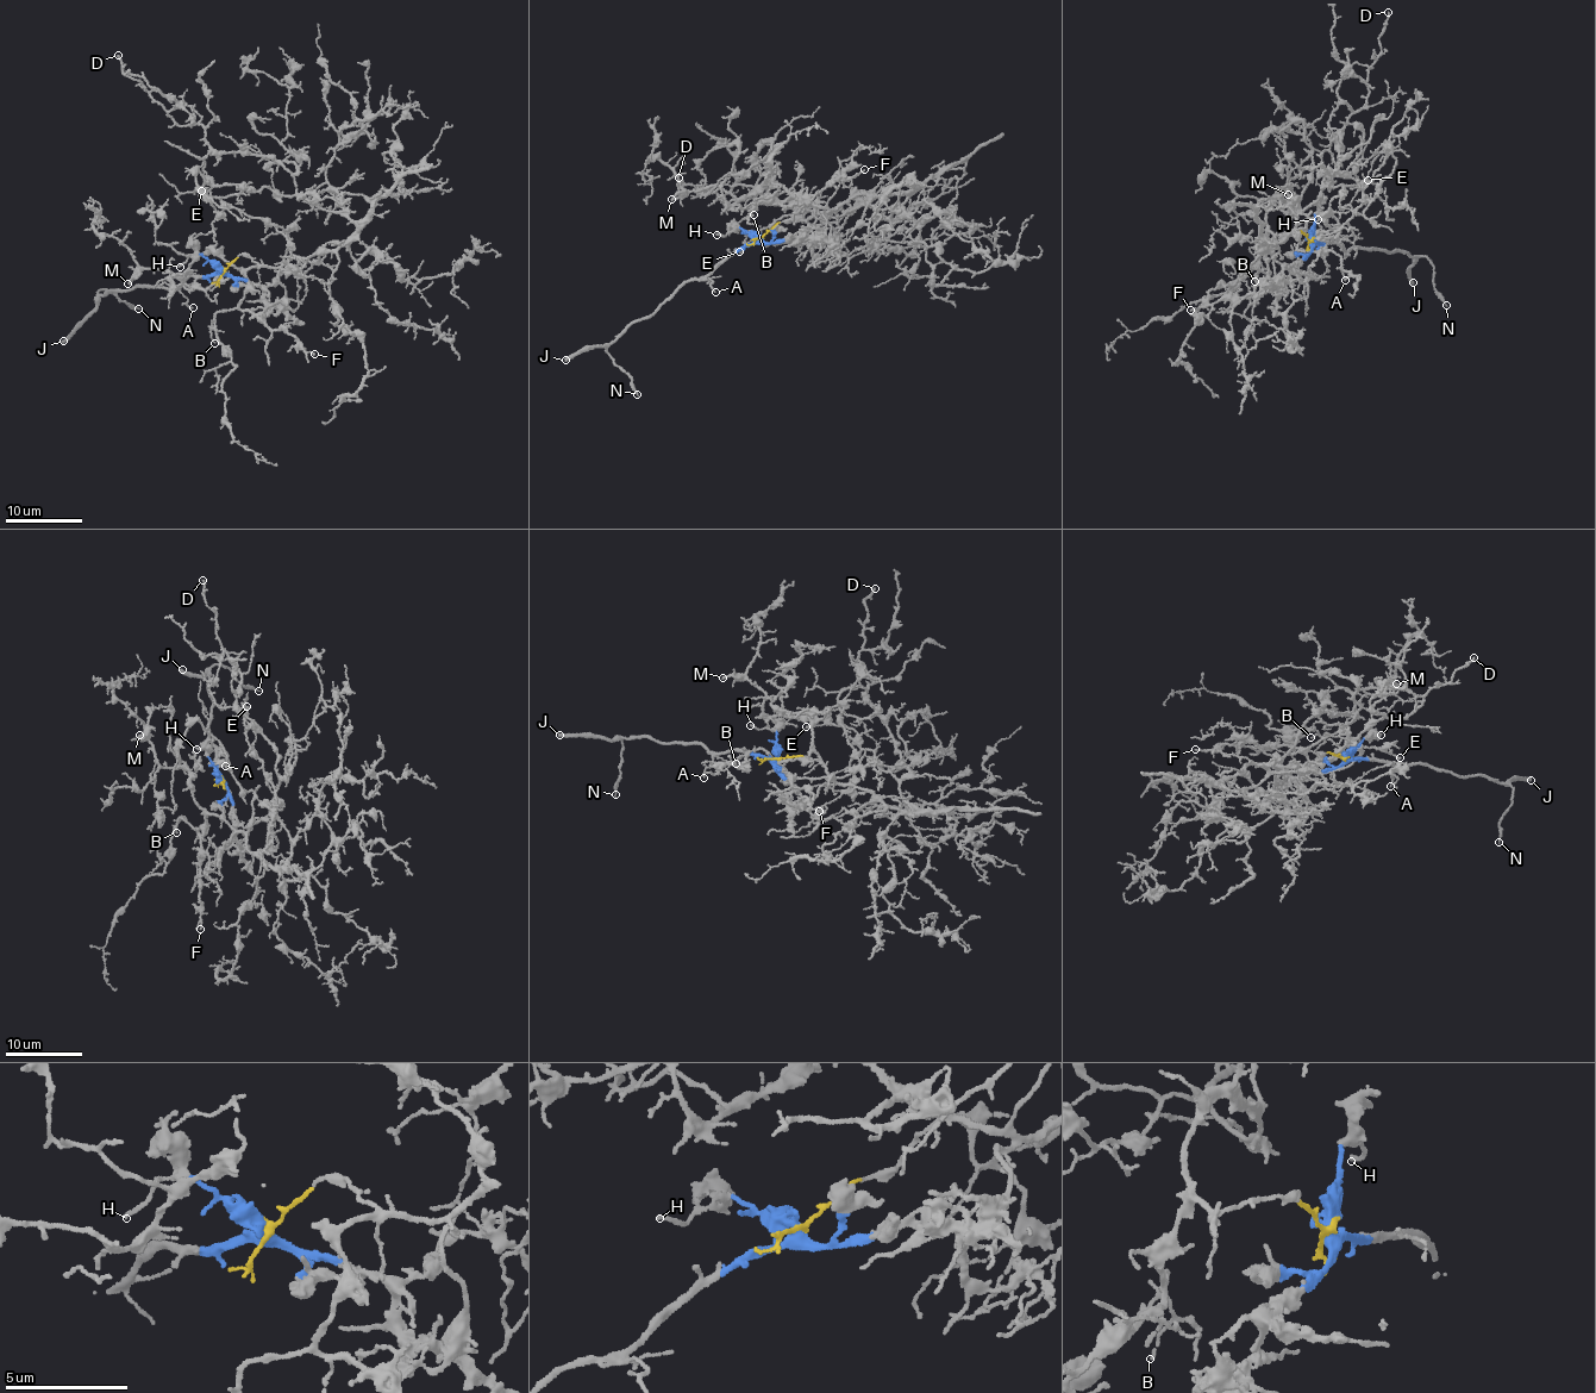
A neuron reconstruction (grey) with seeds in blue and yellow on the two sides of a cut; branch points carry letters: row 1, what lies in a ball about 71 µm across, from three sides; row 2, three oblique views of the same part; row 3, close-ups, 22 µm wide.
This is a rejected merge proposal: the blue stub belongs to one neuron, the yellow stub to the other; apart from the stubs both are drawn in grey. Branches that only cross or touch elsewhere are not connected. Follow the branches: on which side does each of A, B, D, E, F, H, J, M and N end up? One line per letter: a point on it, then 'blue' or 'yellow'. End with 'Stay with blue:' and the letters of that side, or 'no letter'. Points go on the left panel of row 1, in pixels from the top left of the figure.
A: at (193, 307); blue
B: at (214, 343); yellow
D: at (118, 55); yellow
E: at (201, 191); yellow
F: at (314, 354); yellow
H: at (180, 267); blue
J: at (63, 341); blue
M: at (127, 283); yellow
N: at (138, 308); blue
Stay with blue: A, H, J, N

